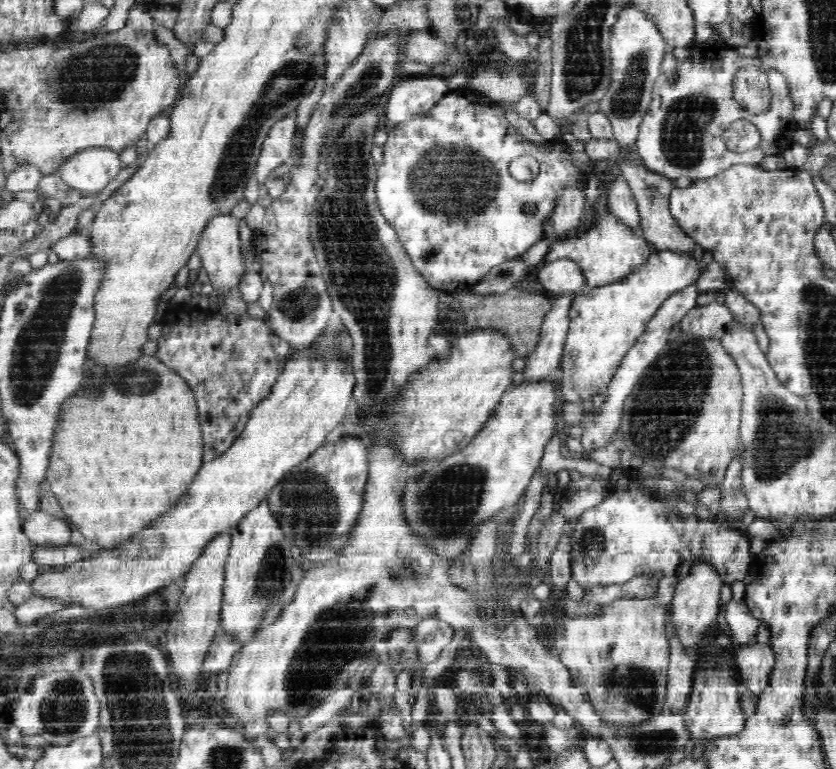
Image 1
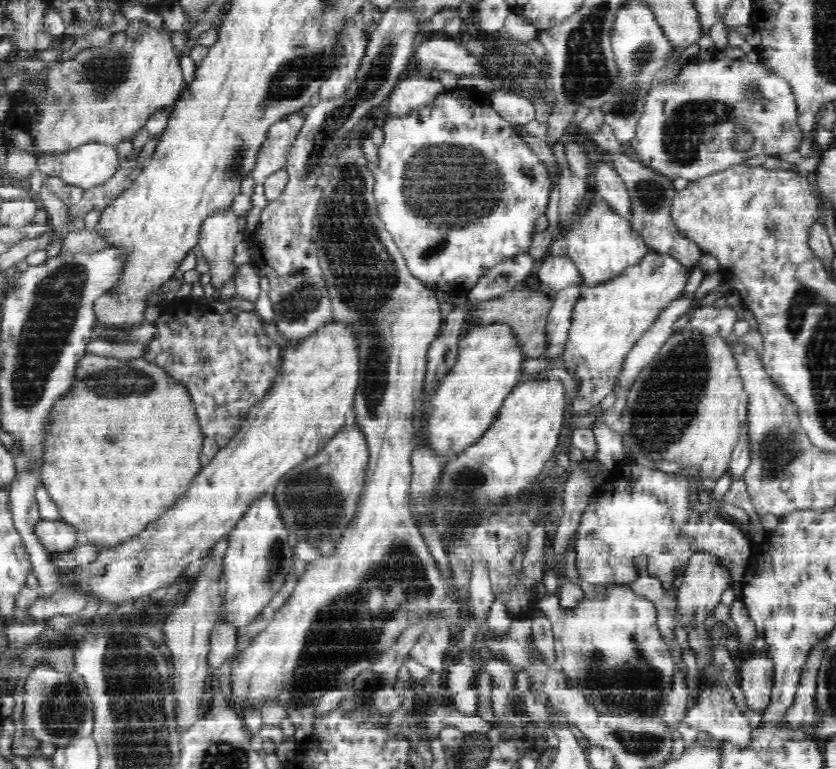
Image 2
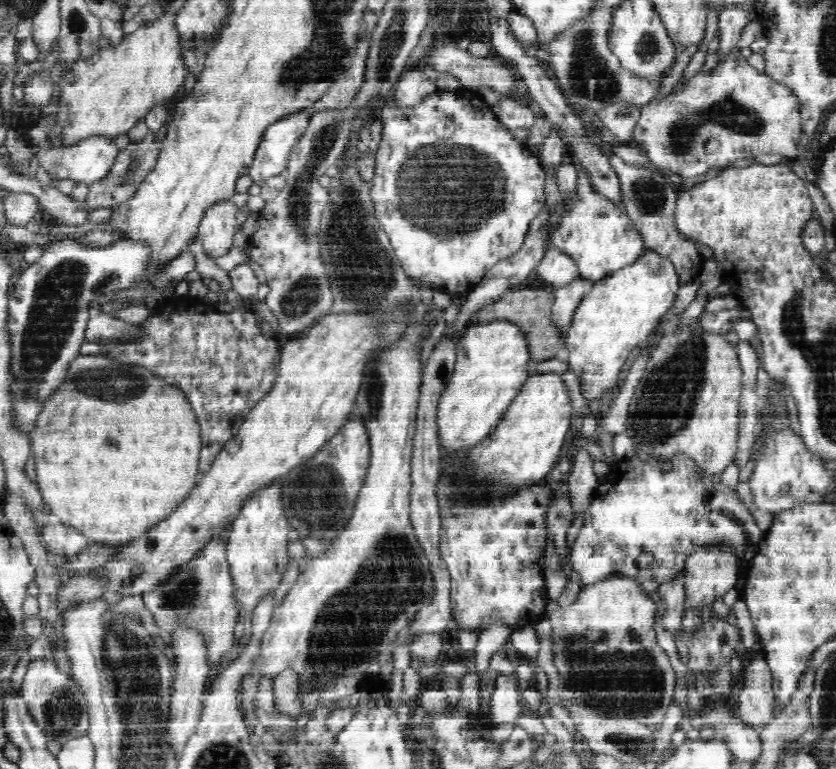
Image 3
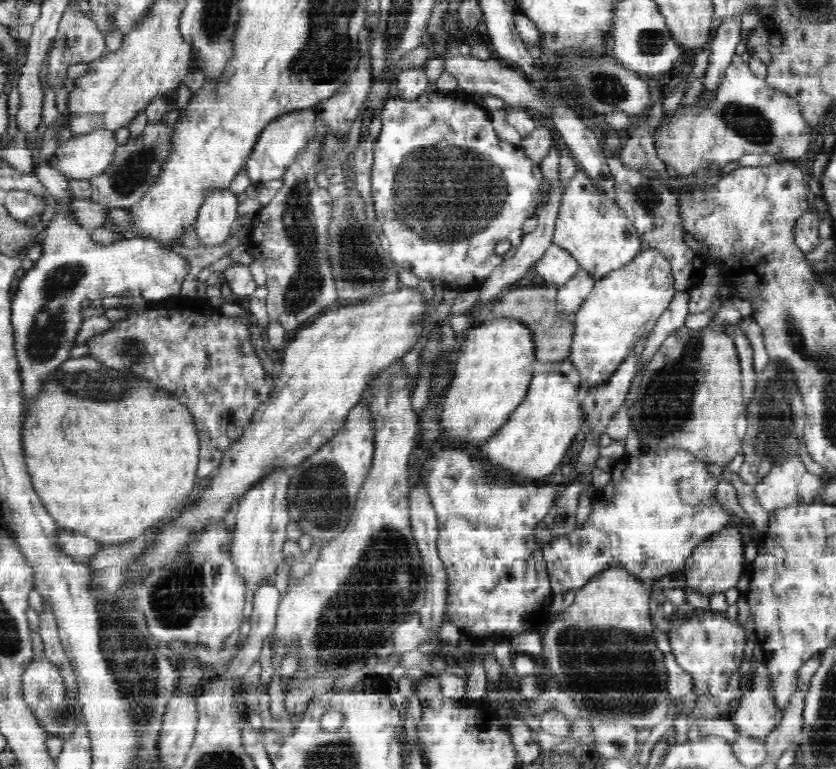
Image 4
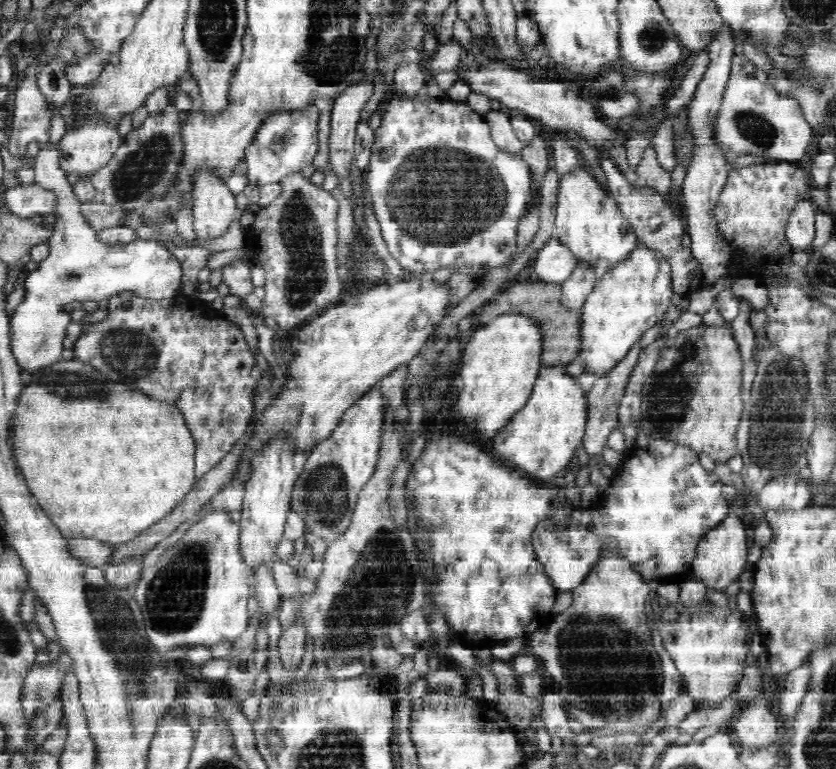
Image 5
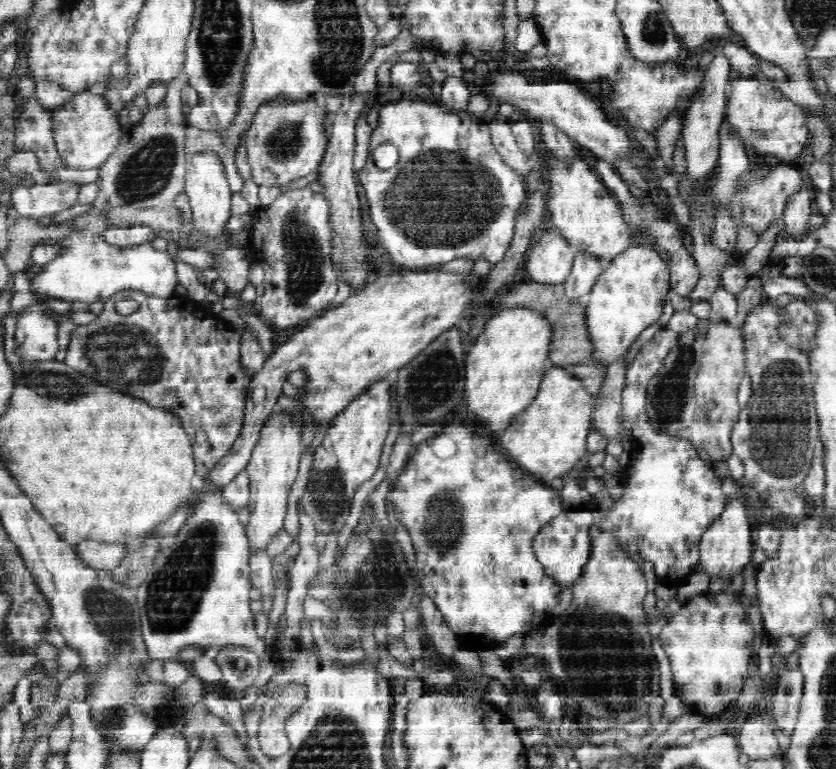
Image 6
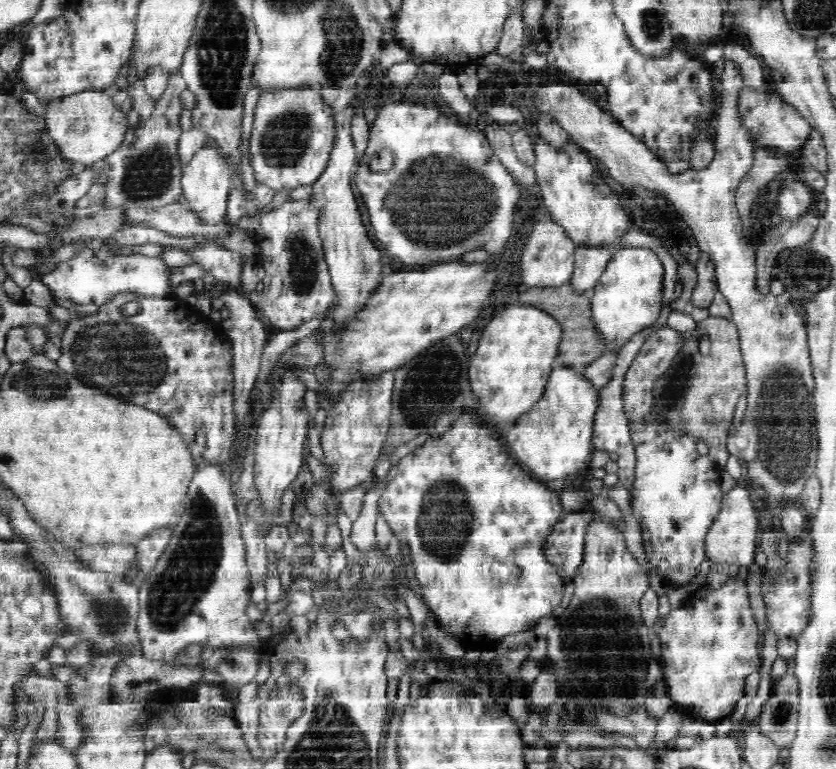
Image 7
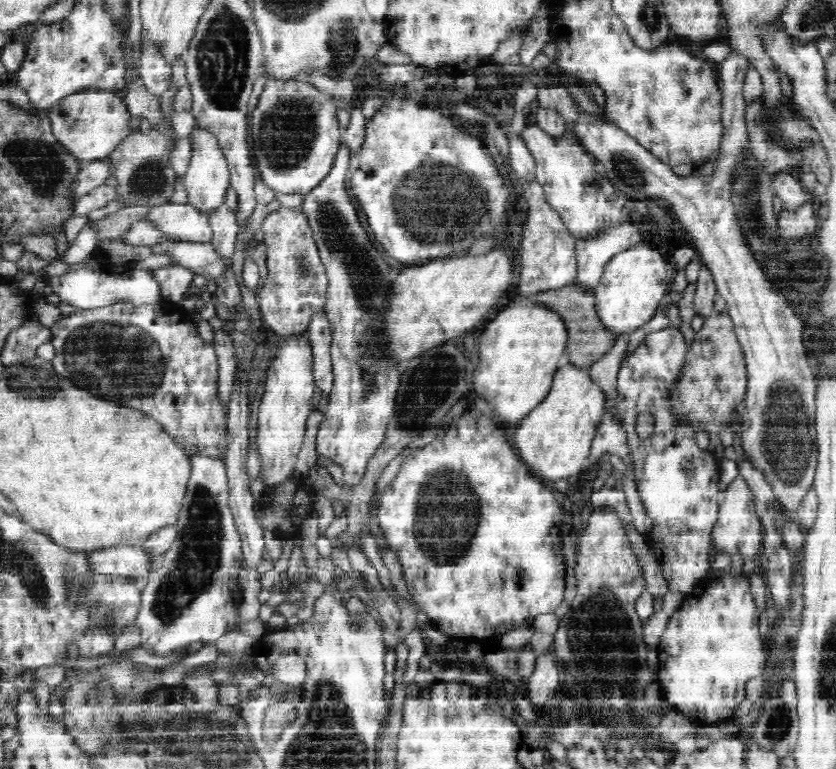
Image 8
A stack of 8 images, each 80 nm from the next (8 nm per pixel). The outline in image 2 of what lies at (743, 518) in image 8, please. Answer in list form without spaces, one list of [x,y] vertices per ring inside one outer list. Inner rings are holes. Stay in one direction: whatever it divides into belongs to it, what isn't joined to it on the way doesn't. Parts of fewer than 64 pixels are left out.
[[[706,553],[692,555],[689,563],[685,567],[683,581],[680,584],[680,590],[678,590],[676,596],[681,624],[686,626],[690,620],[702,622],[716,608],[716,604],[720,604],[722,592],[726,588],[730,588],[732,582],[730,573],[720,565],[718,558],[715,558],[714,555],[708,555]]]

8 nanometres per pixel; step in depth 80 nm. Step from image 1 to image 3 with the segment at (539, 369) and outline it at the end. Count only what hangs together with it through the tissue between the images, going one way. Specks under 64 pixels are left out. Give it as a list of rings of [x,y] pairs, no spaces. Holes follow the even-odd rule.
[[[580,277],[576,278],[574,282],[554,290],[555,300],[552,306],[552,321],[554,321],[554,325],[558,327],[560,333],[568,334],[576,308],[578,308],[578,304],[582,302],[582,298],[591,286],[590,281]]]

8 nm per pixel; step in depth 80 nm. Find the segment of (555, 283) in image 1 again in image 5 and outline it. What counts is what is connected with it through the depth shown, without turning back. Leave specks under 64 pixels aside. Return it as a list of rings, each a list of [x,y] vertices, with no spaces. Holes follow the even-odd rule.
[[[555,237],[537,252],[534,262],[534,272],[540,282],[561,285],[576,268],[577,258]]]

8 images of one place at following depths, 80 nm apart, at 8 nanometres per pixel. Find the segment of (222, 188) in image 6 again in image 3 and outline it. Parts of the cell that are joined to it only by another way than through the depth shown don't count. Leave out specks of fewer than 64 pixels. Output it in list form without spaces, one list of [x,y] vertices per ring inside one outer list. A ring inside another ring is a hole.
[[[231,199],[224,201],[205,212],[197,232],[196,238],[210,256],[226,254],[231,249],[236,230],[241,228],[236,222],[238,208]]]

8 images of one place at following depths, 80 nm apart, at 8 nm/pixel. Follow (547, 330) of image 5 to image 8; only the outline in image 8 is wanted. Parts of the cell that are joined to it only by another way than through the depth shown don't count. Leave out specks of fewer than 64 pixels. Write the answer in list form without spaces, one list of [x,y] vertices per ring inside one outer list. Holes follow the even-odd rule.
[[[576,283],[557,290],[550,290],[538,294],[536,297],[530,297],[538,304],[548,307],[550,310],[558,313],[564,323],[566,323],[567,342],[564,353],[568,354],[570,364],[579,368],[589,368],[594,362],[598,362],[602,356],[617,339],[616,334],[606,330],[602,321],[598,319],[595,311],[595,295],[592,290],[578,286]]]

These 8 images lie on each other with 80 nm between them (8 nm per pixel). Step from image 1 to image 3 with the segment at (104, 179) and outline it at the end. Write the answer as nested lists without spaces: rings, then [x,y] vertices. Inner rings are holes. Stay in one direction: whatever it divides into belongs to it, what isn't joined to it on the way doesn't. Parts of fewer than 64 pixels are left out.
[[[98,136],[82,140],[81,143],[74,144],[69,148],[42,150],[37,154],[37,158],[39,165],[51,177],[89,186],[90,184],[100,183],[106,176],[109,176],[113,170],[114,162],[116,162],[118,152],[119,150],[112,140]]]

